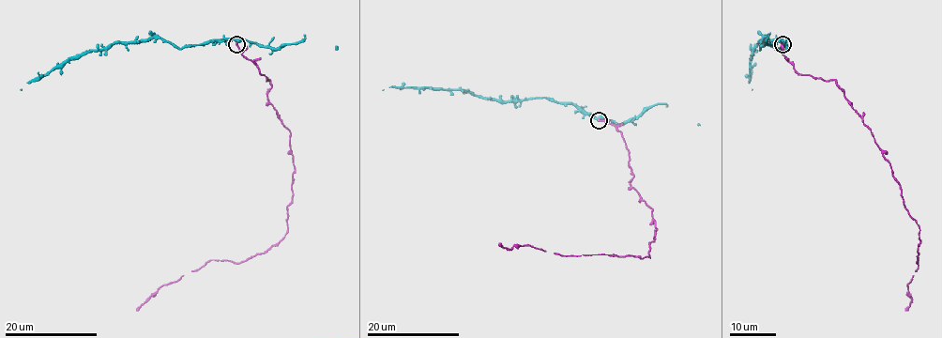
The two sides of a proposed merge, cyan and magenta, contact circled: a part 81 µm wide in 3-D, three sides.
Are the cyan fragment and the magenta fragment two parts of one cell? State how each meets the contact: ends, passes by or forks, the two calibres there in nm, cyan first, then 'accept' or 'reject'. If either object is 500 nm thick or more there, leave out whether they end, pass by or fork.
cyan ends | magenta ends | 320/190 nm | reject

